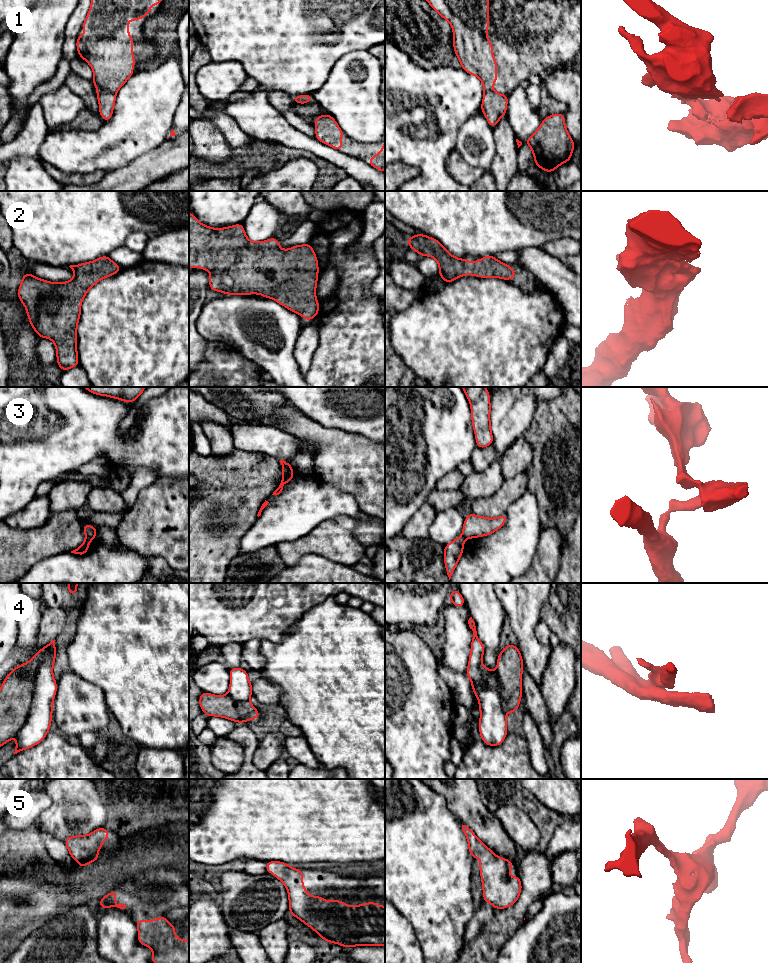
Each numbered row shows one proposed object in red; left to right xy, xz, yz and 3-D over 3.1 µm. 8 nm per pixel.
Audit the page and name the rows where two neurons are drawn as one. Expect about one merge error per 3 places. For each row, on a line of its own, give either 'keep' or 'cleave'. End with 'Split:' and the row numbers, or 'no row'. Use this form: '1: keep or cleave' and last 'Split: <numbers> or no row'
1: cleave
2: keep
3: cleave
4: cleave
5: keep
Split: 1, 3, 4

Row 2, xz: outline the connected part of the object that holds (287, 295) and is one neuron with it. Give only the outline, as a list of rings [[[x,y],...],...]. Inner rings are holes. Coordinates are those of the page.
[[[189,212],[189,268],[191,267],[210,270],[209,289],[216,292],[227,295],[260,294],[265,298],[274,299],[308,321],[314,319],[319,312],[320,305],[315,292],[319,277],[318,259],[310,243],[282,250],[279,240],[275,237],[262,242],[249,240],[242,223],[225,228],[211,228],[198,222],[197,218]]]

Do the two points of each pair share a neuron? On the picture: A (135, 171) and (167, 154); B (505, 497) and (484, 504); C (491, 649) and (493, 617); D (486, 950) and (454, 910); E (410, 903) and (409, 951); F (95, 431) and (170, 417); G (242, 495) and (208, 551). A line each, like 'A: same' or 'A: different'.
A: same
B: same
C: same
D: different
E: different
F: same
G: same

